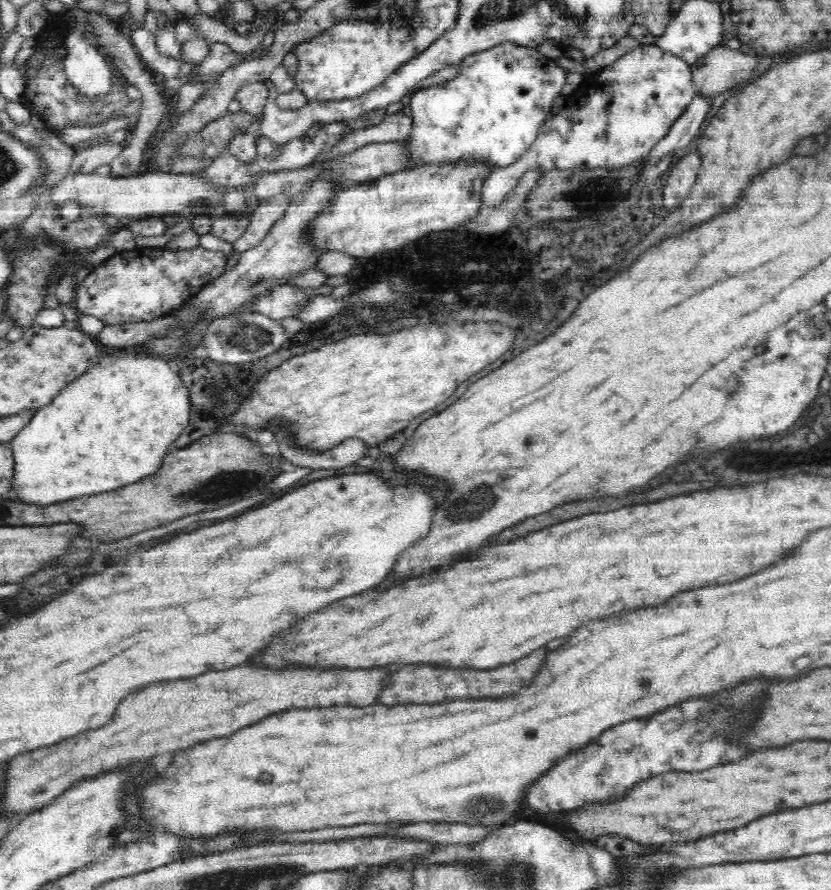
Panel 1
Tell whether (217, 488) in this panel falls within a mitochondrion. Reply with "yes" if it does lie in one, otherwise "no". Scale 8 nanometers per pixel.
yes

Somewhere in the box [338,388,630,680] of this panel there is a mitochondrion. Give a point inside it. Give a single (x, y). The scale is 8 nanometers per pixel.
(476, 502)

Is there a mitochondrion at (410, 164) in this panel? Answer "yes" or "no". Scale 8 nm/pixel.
no

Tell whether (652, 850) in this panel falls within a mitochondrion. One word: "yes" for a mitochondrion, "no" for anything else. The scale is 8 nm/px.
no

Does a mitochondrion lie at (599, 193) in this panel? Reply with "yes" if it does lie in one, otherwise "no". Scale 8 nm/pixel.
yes

